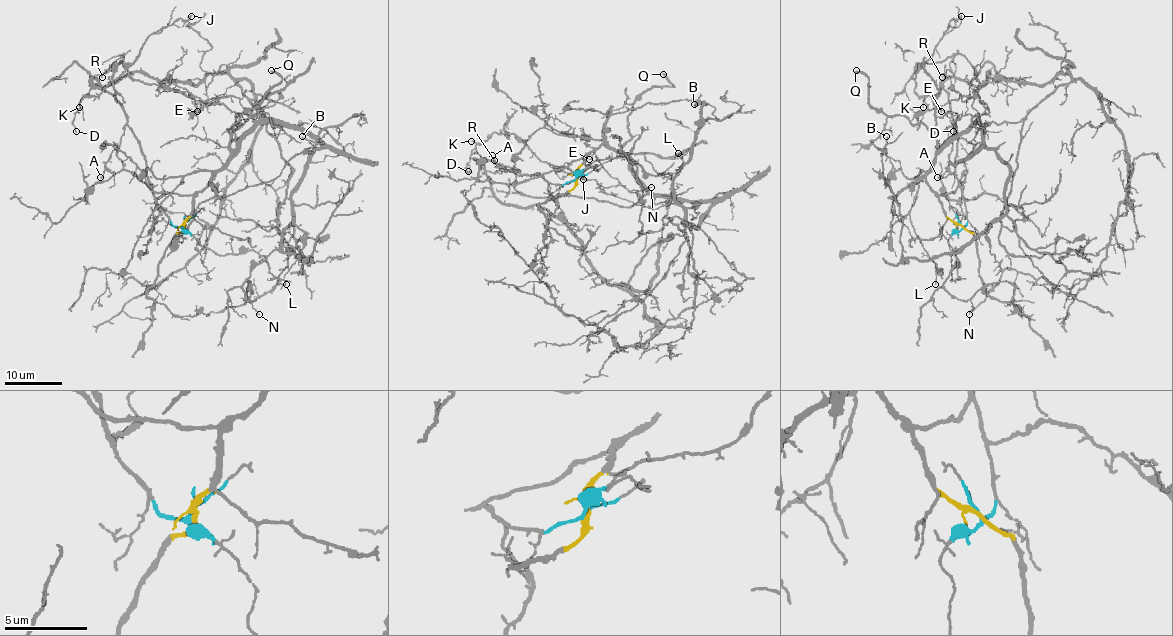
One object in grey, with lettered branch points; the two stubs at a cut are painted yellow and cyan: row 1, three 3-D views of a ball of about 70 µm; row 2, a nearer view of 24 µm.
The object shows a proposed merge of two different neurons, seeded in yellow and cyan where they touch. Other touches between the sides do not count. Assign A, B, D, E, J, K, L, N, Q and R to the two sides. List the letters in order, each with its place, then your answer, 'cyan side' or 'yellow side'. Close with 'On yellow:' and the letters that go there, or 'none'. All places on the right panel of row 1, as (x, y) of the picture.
A: at (937, 177); cyan side
B: at (886, 136); yellow side
D: at (953, 131); cyan side
E: at (941, 111); yellow side
J: at (961, 16); cyan side
K: at (923, 107); cyan side
L: at (935, 284); yellow side
N: at (969, 314); yellow side
Q: at (856, 70); yellow side
R: at (942, 77); cyan side
On yellow: B, E, L, N, Q

